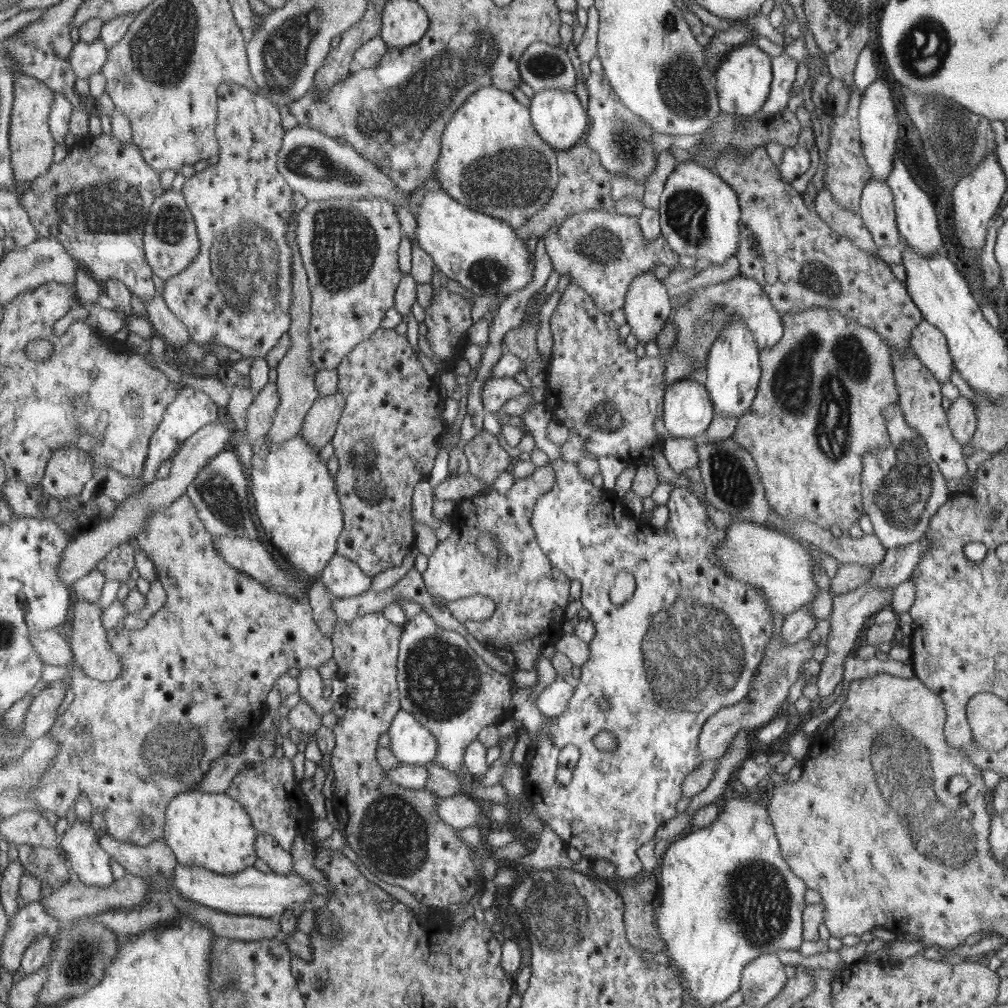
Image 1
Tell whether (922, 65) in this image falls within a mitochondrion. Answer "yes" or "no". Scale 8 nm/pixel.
yes

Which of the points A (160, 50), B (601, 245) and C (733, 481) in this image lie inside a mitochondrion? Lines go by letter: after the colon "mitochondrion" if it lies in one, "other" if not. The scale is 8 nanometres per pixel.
A: mitochondrion
B: mitochondrion
C: mitochondrion

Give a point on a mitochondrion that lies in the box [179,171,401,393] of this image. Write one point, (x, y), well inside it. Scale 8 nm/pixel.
(248, 258)

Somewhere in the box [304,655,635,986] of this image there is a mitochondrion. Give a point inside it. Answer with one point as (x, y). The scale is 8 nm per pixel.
(561, 914)

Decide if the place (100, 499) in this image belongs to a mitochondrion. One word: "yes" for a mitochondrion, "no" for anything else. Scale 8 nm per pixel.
no

